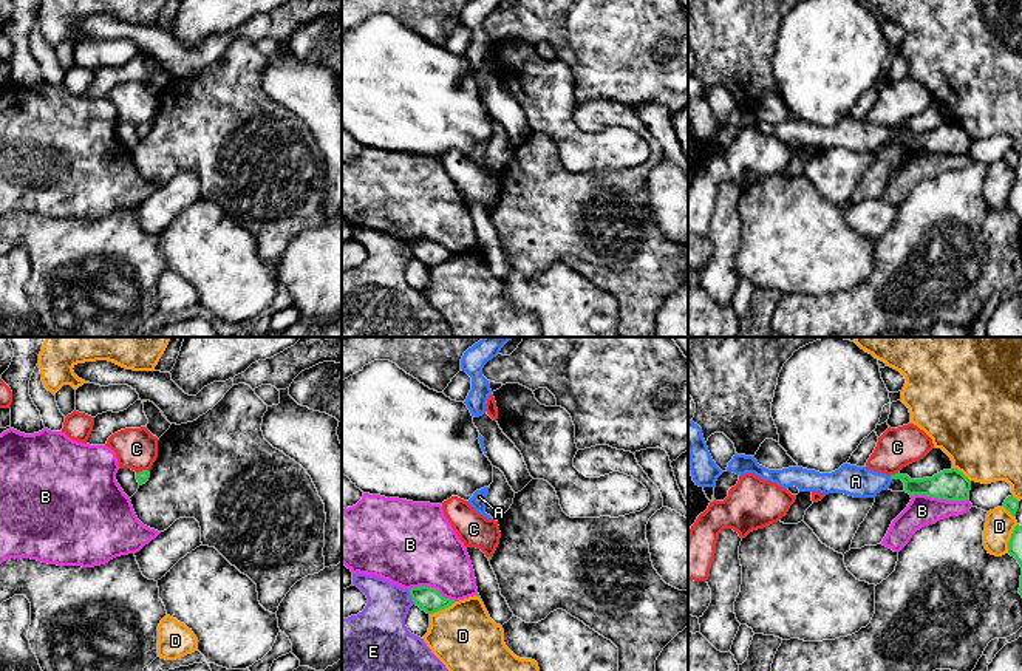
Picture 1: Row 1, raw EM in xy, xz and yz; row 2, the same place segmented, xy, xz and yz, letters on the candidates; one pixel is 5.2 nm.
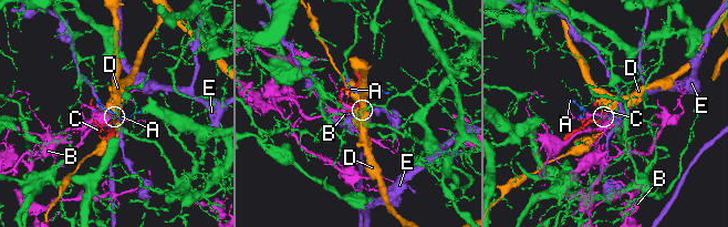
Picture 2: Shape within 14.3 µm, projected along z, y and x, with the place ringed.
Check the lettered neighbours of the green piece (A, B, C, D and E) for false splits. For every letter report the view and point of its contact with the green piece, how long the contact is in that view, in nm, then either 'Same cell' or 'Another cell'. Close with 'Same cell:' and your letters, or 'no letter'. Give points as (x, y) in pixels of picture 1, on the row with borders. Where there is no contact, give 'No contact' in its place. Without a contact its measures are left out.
A: Touches green at yz (891, 478). Shared border 30 nm. Same cell
B: Touches green at yz (939, 498). Shared border 300 nm. Another cell
C: Touches green at xy (143, 470). Shared border 70 nm. Another cell
D: Touches green at xz (442, 608). Shared border 150 nm. Another cell
E: Touches green at xz (412, 597). Shared border 90 nm. Another cell
Same cell: A

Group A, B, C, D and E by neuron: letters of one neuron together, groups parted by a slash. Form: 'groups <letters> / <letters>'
groups A / B / C / D / E

